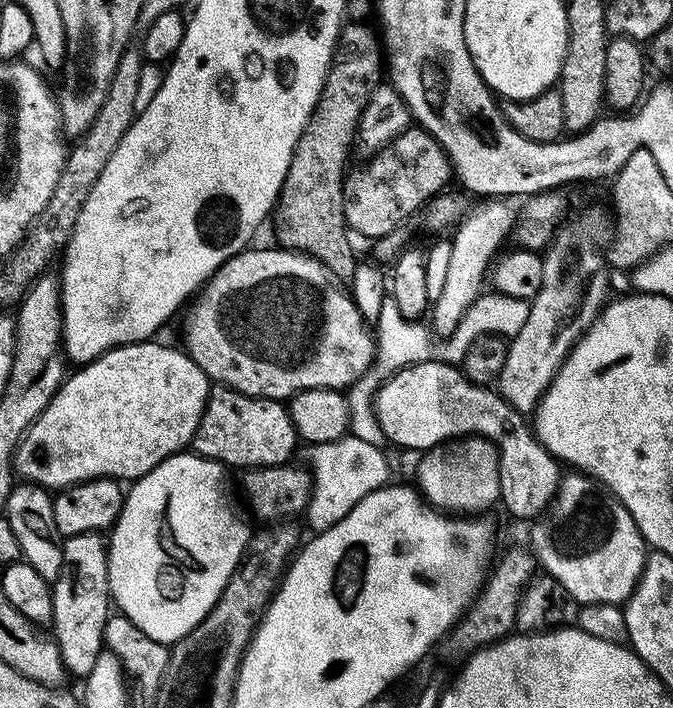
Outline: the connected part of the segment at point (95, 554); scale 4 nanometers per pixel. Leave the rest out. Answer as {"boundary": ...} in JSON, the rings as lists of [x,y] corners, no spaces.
{"boundary":[[[100,532],[74,534],[63,541],[62,570],[52,585],[52,623],[51,635],[60,647],[60,657],[65,669],[79,678],[87,678],[98,662],[98,654],[105,651],[104,627],[110,615],[110,593],[108,590],[108,550],[106,540]]]}

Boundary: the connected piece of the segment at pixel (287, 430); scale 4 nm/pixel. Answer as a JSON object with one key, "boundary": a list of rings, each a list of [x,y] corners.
{"boundary":[[[216,386],[209,391],[190,448],[197,456],[205,456],[207,460],[247,470],[289,463],[296,444],[296,427],[281,401],[264,400],[261,396],[247,396],[233,388]]]}

